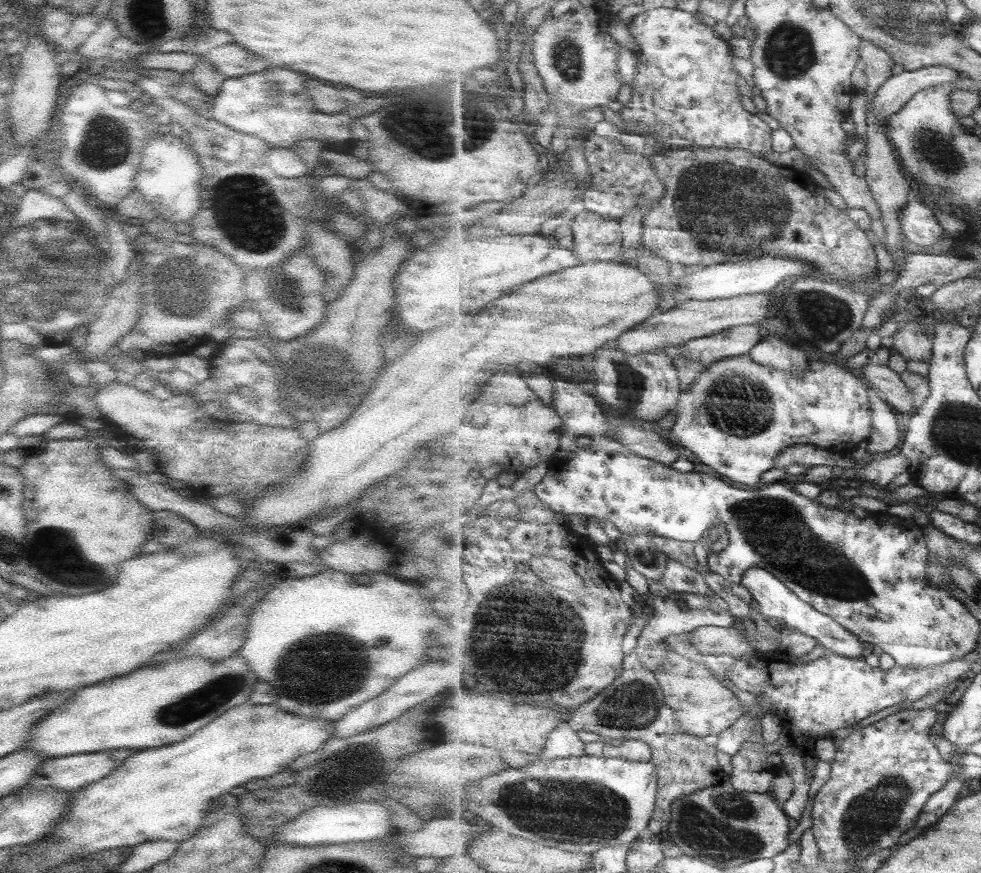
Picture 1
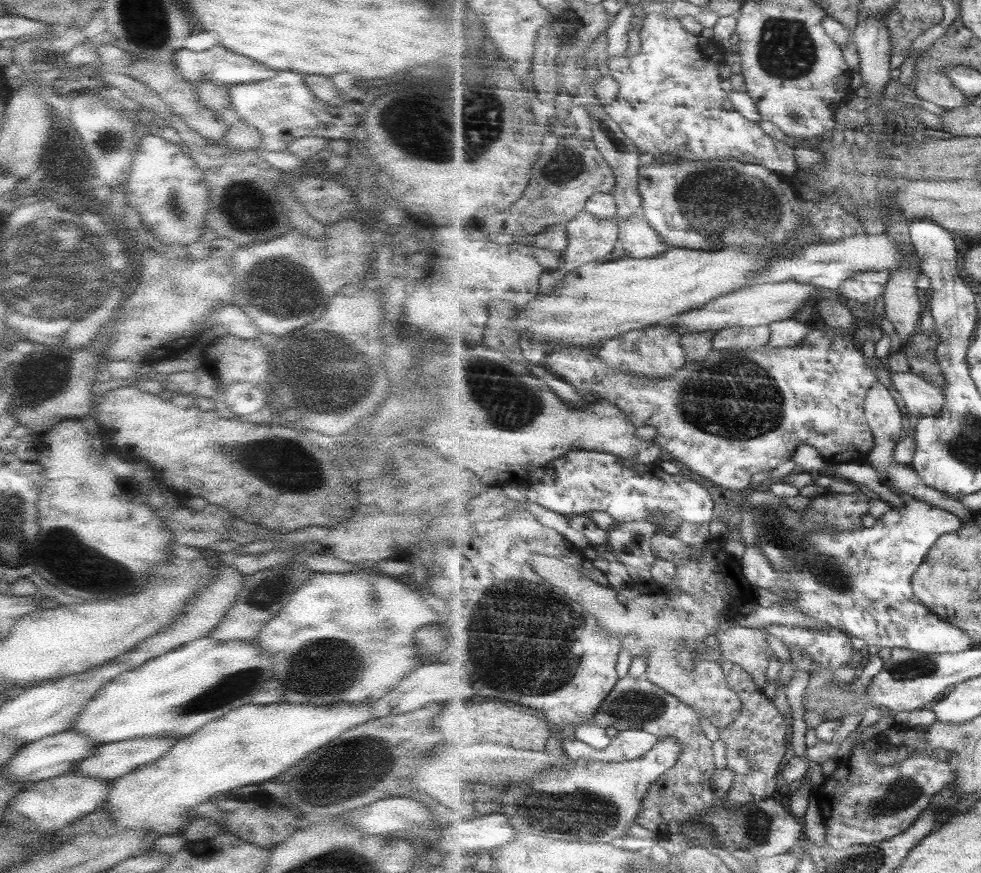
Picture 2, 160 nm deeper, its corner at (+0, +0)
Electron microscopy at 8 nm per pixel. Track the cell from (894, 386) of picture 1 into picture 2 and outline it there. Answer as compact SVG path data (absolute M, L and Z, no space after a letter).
M891 371L890 377L910 416L935 416L946 408L946 394L939 385L911 373Z

